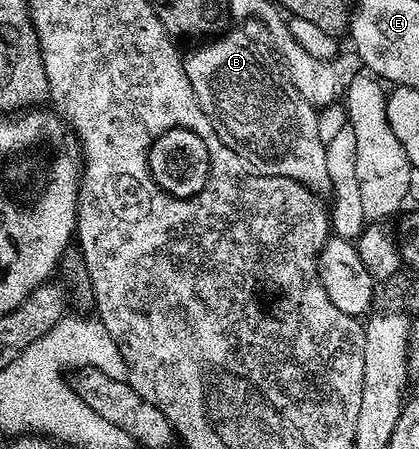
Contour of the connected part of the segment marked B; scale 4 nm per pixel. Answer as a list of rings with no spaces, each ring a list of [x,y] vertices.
[[[229,31],[226,35],[220,35],[205,41],[202,47],[195,48],[189,56],[186,54],[183,62],[195,97],[203,113],[210,118],[223,145],[227,145],[227,149],[237,153],[244,163],[260,174],[294,179],[314,193],[331,192],[331,178],[327,175],[326,140],[323,137],[321,139],[318,108],[312,107],[301,96],[299,89],[295,89],[289,70],[285,68],[276,50],[269,48],[268,51],[259,40],[241,31]]]

